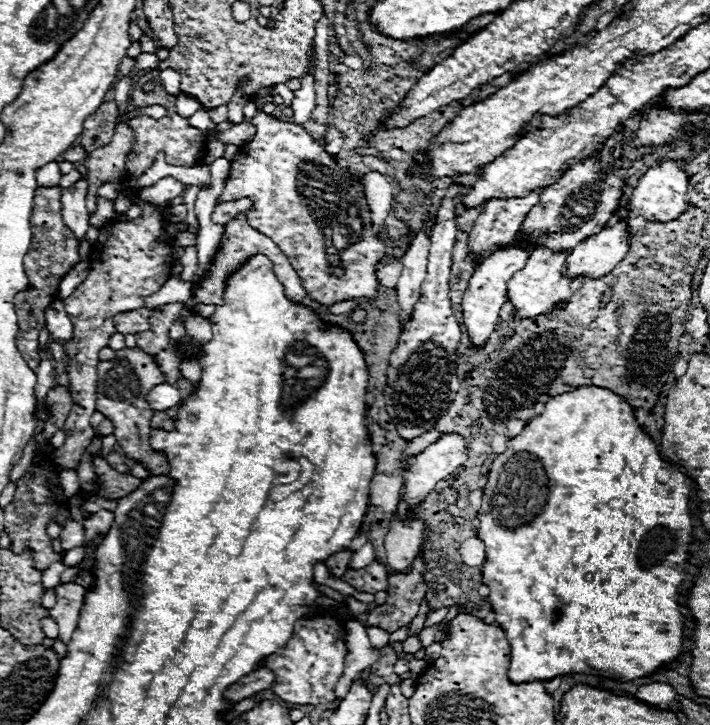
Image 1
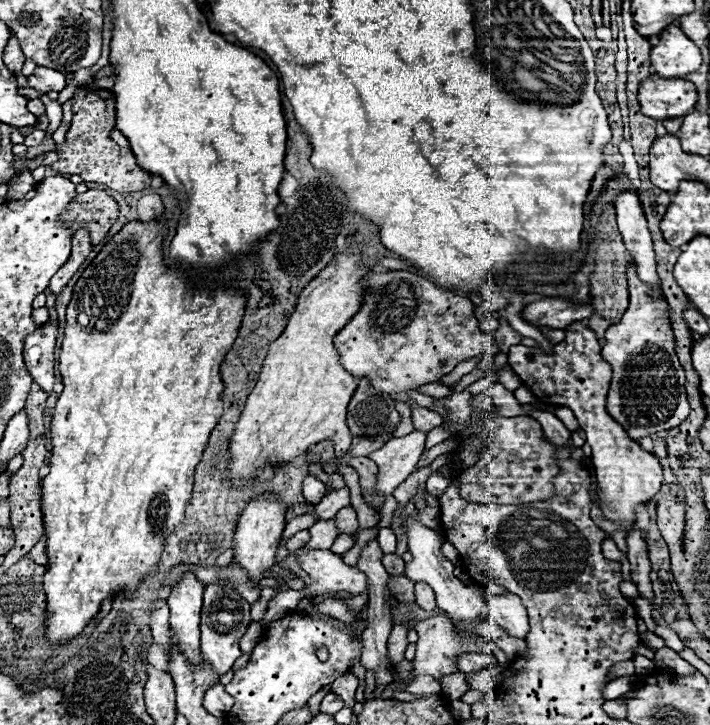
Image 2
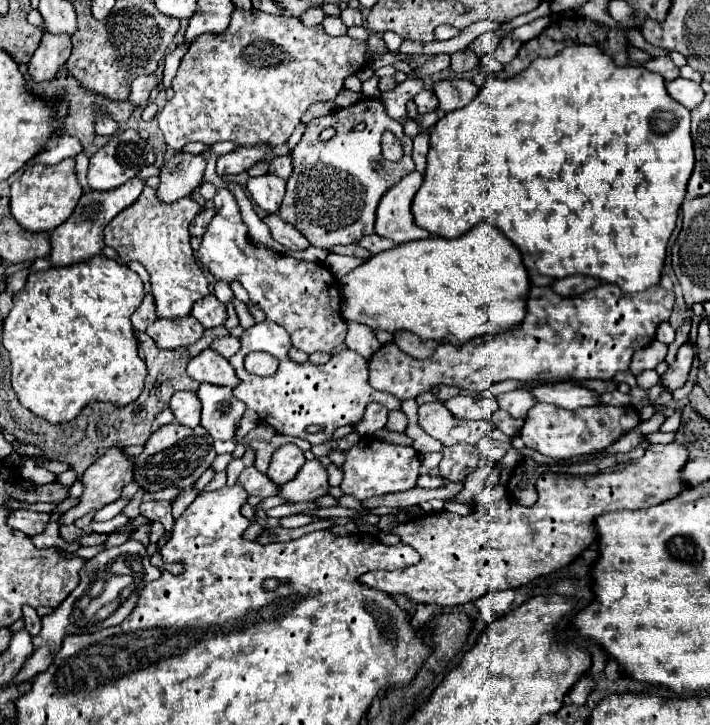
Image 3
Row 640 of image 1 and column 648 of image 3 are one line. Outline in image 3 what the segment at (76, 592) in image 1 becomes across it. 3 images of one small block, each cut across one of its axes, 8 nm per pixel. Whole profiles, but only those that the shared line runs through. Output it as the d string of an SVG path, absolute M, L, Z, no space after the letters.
M662 56L662 58L652 58L650 62L644 64L648 70L652 72L660 72L664 76L664 80L674 80L680 76L680 68L670 60L670 56Z

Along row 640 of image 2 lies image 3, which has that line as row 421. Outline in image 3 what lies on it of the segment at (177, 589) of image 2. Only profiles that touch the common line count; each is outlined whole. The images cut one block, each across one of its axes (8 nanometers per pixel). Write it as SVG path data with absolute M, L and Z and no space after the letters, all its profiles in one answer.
M176 392L170 398L170 408L176 416L176 422L190 428L200 424L200 400L194 392Z

